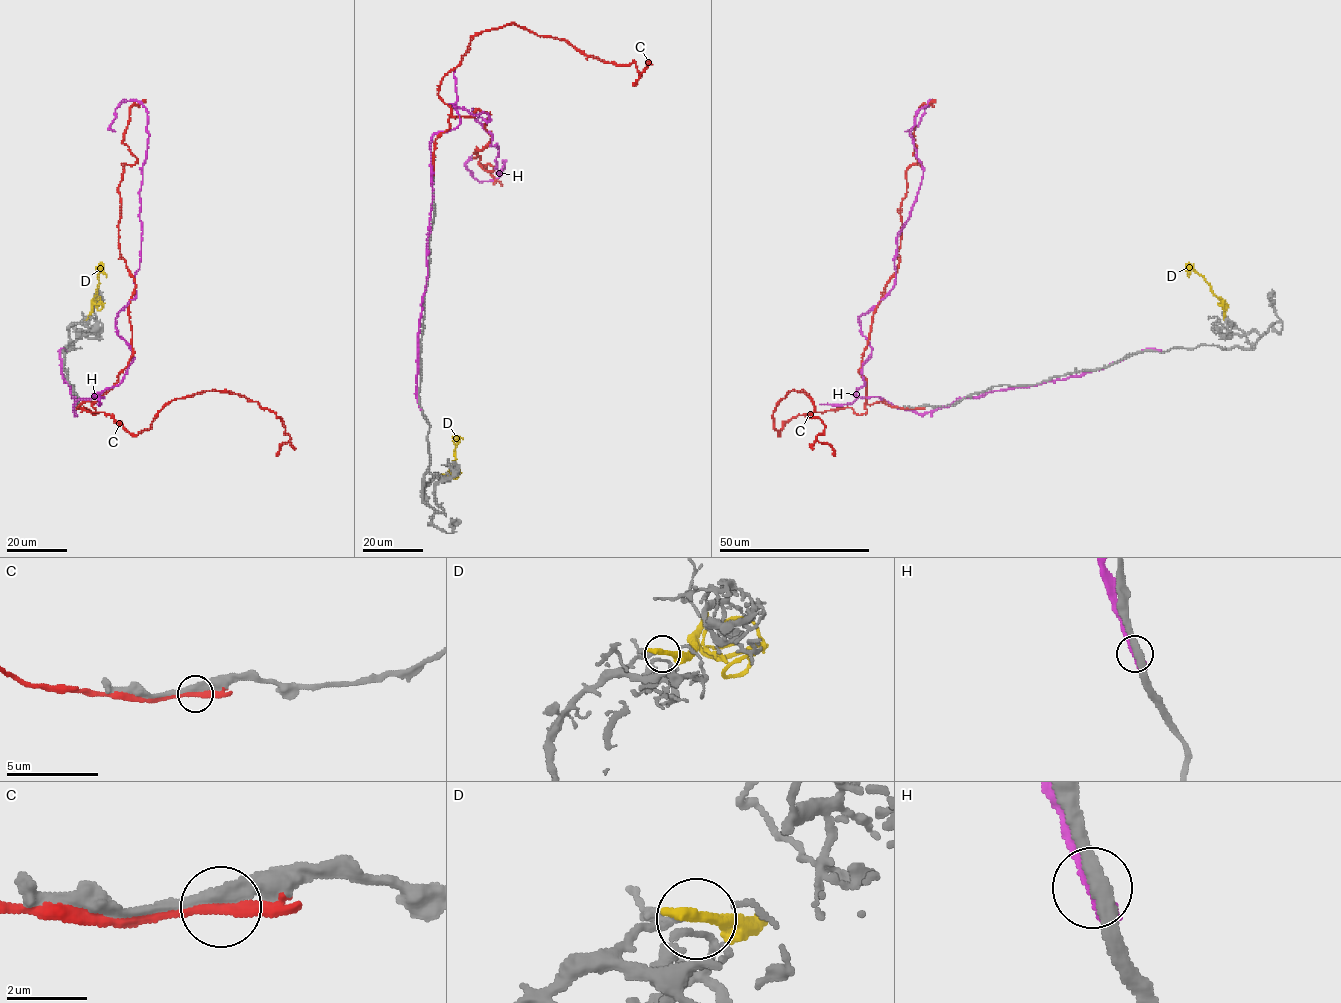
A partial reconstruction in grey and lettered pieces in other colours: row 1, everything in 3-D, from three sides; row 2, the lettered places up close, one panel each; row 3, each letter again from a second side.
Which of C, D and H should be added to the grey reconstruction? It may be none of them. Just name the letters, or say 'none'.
none

